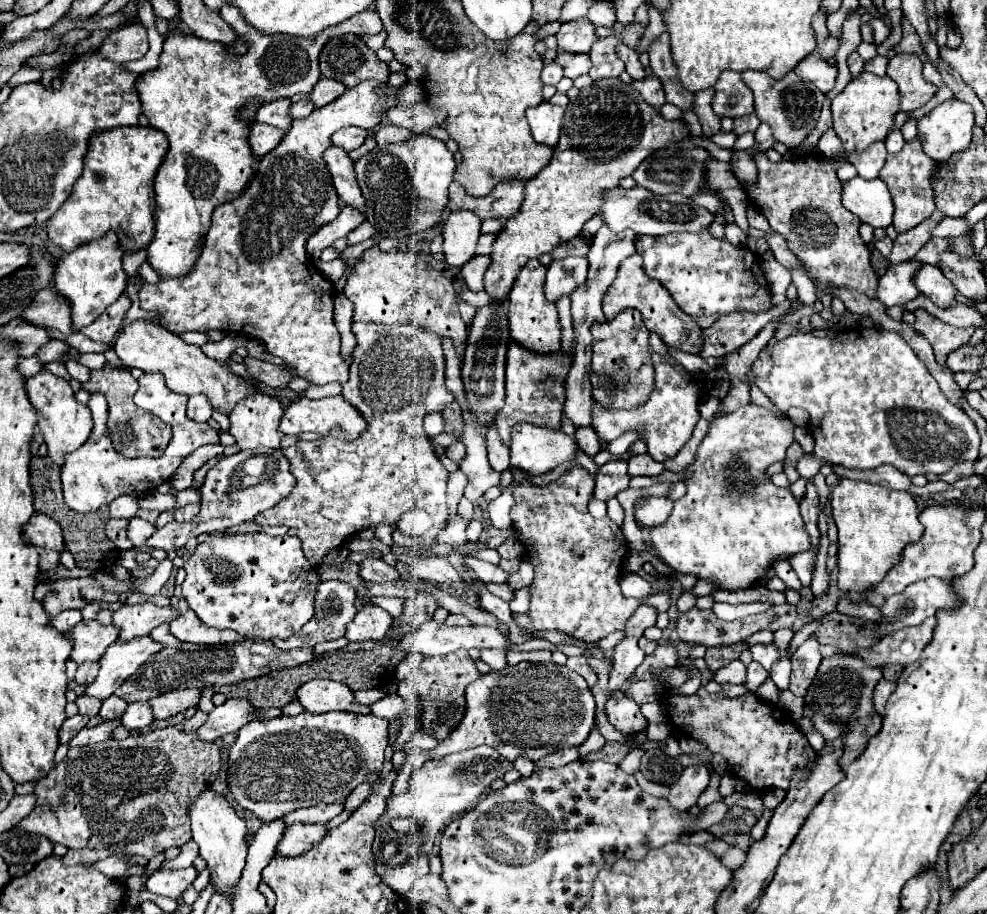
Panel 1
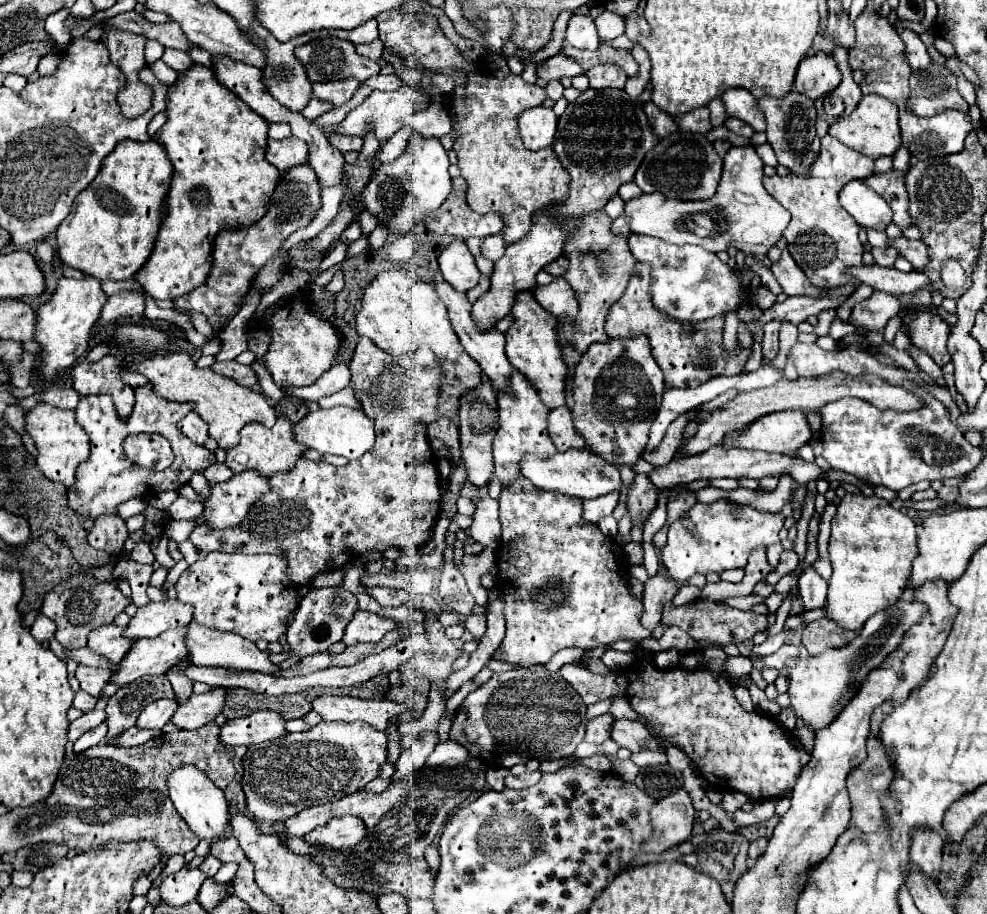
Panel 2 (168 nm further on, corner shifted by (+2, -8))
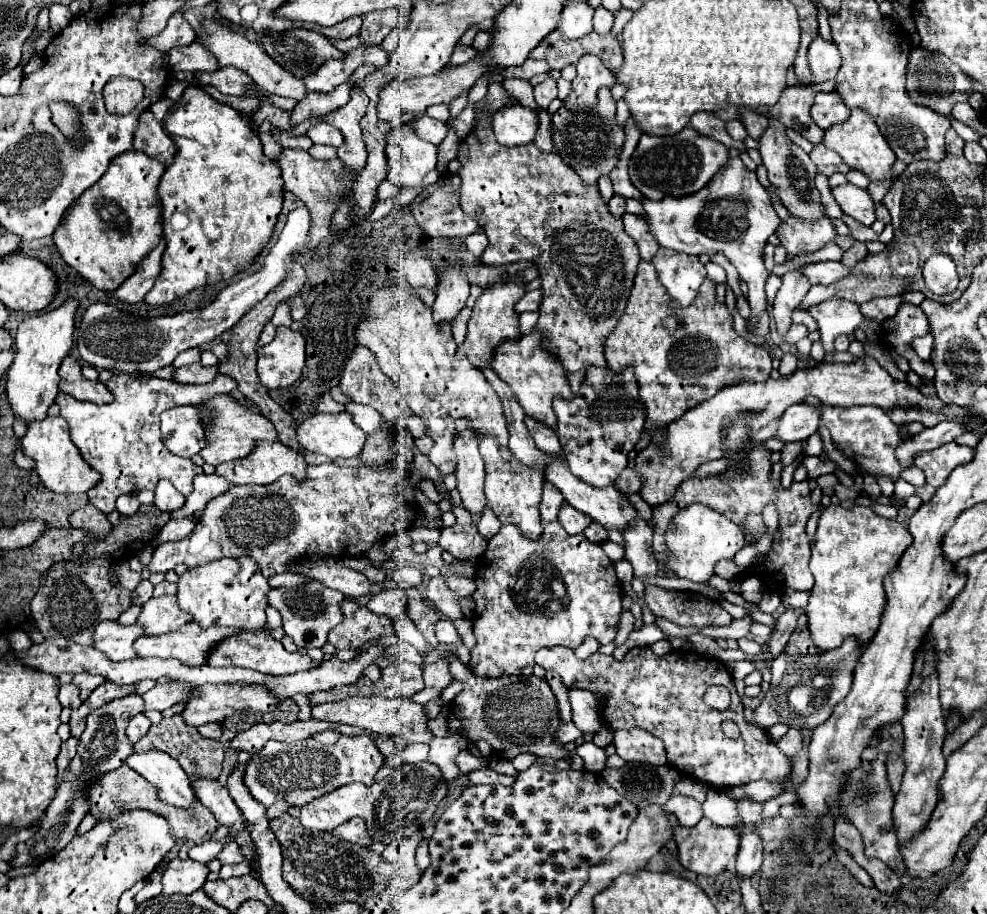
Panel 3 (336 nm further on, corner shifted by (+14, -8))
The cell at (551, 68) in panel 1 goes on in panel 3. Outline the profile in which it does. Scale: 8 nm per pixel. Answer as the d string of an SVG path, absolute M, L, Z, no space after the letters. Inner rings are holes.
M548 77L546 81L542 81L540 85L534 87L534 99L540 107L548 107L554 99L556 99L556 79Z

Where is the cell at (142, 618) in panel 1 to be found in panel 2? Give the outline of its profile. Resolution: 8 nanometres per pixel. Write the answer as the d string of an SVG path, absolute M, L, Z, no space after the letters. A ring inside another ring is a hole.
M150 601L148 605L140 607L138 613L132 617L130 625L126 627L126 637L140 639L140 637L158 637L166 629L184 627L192 621L192 605L174 601Z

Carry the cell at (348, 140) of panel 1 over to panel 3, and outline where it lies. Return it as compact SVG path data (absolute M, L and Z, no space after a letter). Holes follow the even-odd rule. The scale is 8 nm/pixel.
M318 123L318 125L314 125L306 135L308 135L314 143L332 145L332 147L338 147L338 145L342 145L342 141L344 141L342 131L340 131L340 129L334 129L330 123Z

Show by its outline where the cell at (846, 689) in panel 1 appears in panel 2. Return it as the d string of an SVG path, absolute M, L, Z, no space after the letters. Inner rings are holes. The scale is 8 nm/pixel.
M870 737L868 739L868 759L858 767L854 769L854 773L850 773L848 777L848 793L850 793L850 799L852 799L852 819L850 819L850 827L856 827L864 833L880 833L882 831L882 821L884 821L884 811L880 807L880 795L886 793L892 777L894 777L894 771L890 767L890 761L888 757L882 755L882 749L880 749L880 743Z

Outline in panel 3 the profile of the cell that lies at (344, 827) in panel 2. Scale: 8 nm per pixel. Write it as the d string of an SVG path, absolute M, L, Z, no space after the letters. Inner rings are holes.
M352 817L350 821L338 825L336 829L330 831L332 837L338 837L342 841L348 841L348 843L356 843L356 845L370 845L370 837L368 837L368 831L366 831L366 825L360 817Z

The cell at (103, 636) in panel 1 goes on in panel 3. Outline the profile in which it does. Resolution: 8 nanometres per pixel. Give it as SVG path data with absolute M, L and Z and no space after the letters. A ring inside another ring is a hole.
M102 621L94 629L94 649L102 651L110 661L134 659L136 651L132 643L144 635L140 625L118 625L116 621Z

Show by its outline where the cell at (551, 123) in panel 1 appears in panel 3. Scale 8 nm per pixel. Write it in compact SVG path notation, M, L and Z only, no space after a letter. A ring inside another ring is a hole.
M522 105L502 107L492 117L492 127L498 143L508 147L532 143L538 123L538 113Z

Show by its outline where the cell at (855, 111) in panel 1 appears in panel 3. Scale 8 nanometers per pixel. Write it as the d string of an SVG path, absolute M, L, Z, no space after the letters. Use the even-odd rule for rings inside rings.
M852 109L846 123L832 125L830 129L826 129L822 143L828 149L834 149L850 165L850 169L866 173L870 181L886 179L890 175L892 163L896 161L894 151L890 149L890 145L886 145L886 139L882 137L878 125L874 125L874 119L870 117L870 113L866 113L866 109Z

